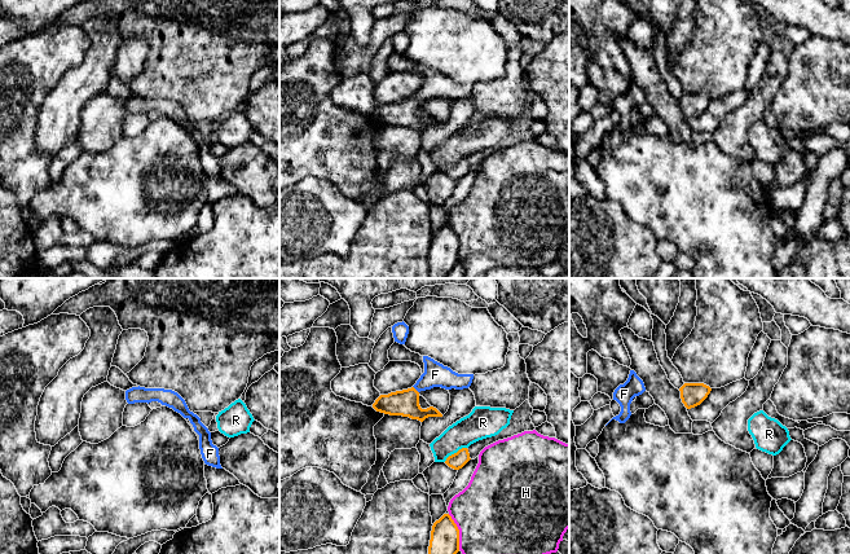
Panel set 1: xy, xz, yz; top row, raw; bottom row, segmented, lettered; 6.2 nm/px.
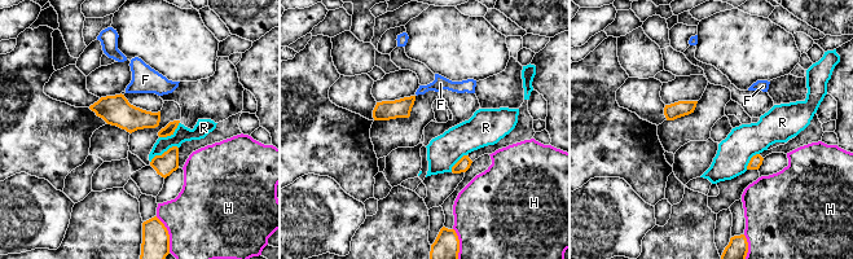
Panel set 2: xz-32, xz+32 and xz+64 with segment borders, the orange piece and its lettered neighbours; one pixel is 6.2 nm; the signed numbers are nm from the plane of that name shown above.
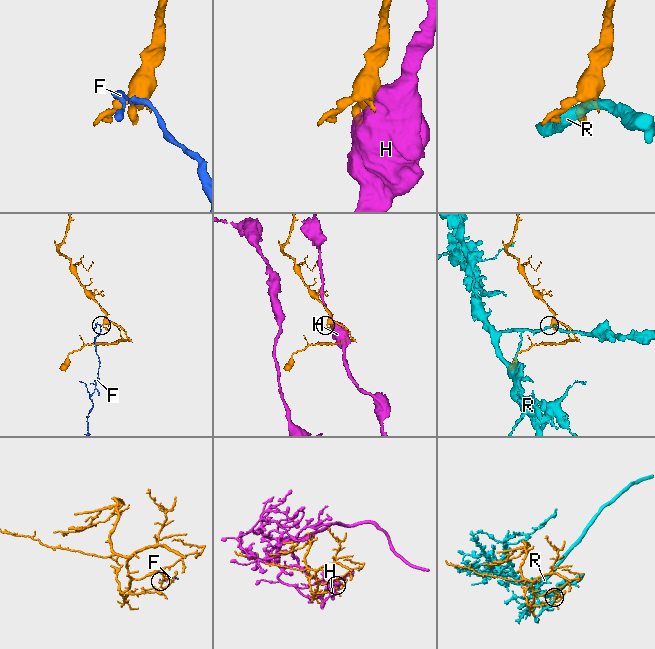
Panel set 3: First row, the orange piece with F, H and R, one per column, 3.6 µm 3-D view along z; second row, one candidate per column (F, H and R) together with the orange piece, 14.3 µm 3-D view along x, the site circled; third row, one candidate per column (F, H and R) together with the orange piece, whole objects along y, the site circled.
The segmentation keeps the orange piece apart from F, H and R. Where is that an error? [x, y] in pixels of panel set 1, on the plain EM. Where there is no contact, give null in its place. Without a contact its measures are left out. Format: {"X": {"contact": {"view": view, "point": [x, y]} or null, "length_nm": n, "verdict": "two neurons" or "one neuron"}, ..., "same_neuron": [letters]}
{"F": {"contact": {"view": "xz", "point": [415, 100]}, "length_nm": 60, "verdict": "one neuron"}, "H": {"contact": {"view": "xz", "point": [458, 242]}, "length_nm": 240, "verdict": "two neurons"}, "R": {"contact": {"view": "xz", "point": [454, 163]}, "length_nm": 170, "verdict": "two neurons"}, "same_neuron": ["F"]}

